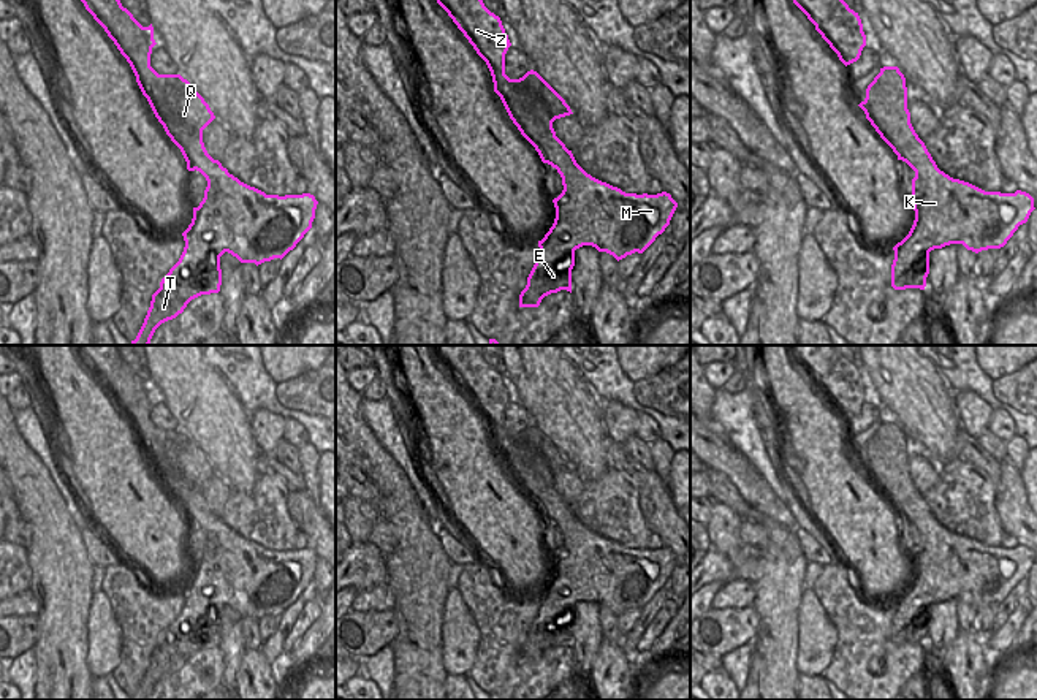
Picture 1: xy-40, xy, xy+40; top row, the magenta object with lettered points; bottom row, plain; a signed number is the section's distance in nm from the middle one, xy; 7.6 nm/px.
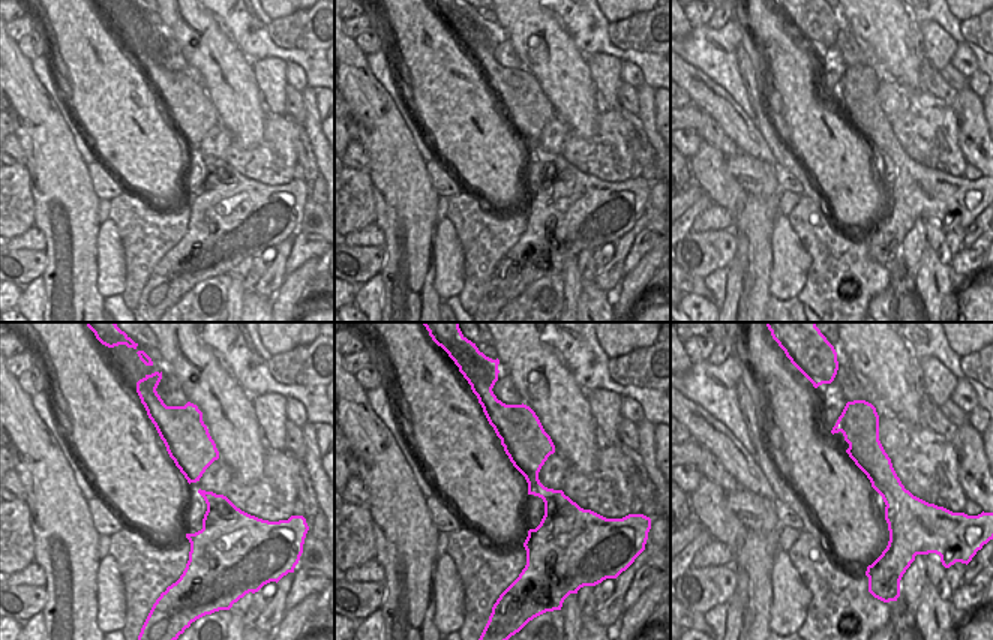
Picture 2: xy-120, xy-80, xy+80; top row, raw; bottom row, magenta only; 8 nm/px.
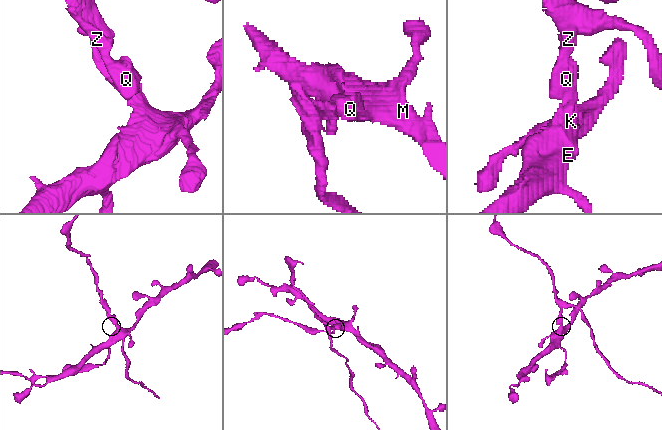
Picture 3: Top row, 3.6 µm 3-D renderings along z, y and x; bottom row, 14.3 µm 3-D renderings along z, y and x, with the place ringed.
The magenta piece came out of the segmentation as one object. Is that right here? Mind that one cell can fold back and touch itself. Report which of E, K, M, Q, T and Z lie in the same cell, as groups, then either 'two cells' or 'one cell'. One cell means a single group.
E K M T / Q Z | two cells

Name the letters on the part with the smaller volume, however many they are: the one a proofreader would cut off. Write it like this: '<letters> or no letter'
Q, Z

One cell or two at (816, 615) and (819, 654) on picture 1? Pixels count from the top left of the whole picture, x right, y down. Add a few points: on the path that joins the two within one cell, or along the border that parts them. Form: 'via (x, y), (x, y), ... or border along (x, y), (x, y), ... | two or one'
via (816, 624), (816, 645) | one

